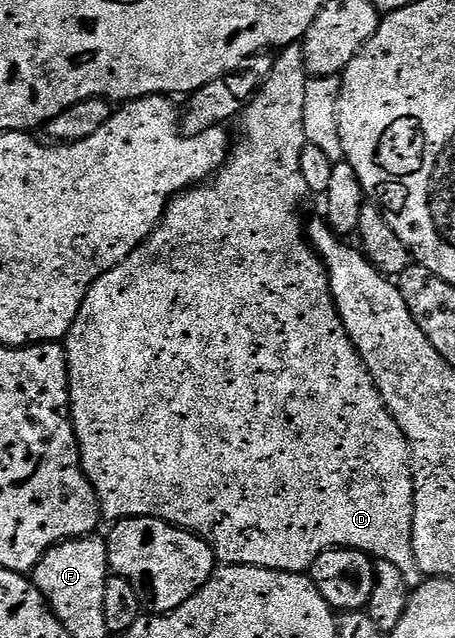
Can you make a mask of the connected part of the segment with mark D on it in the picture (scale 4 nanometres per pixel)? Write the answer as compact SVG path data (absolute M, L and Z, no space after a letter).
M294 44L294 45L291 45L291 46L287 46L287 47L284 47L284 49L282 49L282 50L281 50L281 51L280 51L280 53L278 53L278 54L281 54L281 55L279 55L279 56L278 56L278 58L276 58L276 57L274 57L274 58L273 58L273 59L272 59L272 63L273 63L273 67L272 67L272 68L271 68L271 72L270 72L270 73L269 73L269 74L268 74L268 75L267 75L267 77L265 77L265 83L264 83L264 84L263 84L263 85L262 85L262 86L261 86L261 91L260 91L260 92L259 92L259 93L257 93L257 95L256 95L256 96L254 96L254 97L253 97L253 100L252 100L252 102L250 102L250 103L249 103L249 105L248 105L248 106L246 106L246 107L245 107L245 112L244 112L244 115L243 115L243 117L242 117L242 118L241 118L241 119L240 119L240 122L241 122L241 121L242 121L242 122L241 122L241 142L242 142L242 144L243 144L243 145L245 145L245 146L241 146L241 147L239 147L239 148L238 148L238 150L237 150L237 147L236 147L236 149L234 149L234 150L233 150L233 151L232 151L232 153L230 153L230 155L229 155L229 157L228 157L228 158L226 158L226 160L225 160L225 164L224 164L224 166L222 166L222 167L221 167L221 169L220 169L220 170L218 170L218 171L217 171L217 173L216 173L216 174L214 174L214 175L213 175L213 177L212 177L212 178L210 178L210 179L208 179L208 181L206 181L206 182L205 182L205 183L204 183L204 184L202 184L202 185L200 185L200 186L195 186L195 187L192 187L192 188L190 188L190 189L188 189L188 190L185 190L185 191L184 191L184 192L182 192L182 194L178 194L178 195L177 195L177 197L176 197L176 198L174 198L174 199L173 199L173 201L172 201L172 202L170 202L170 203L169 203L169 206L168 206L168 208L166 208L166 210L165 210L165 215L163 215L163 216L162 216L162 218L161 218L161 223L160 223L160 224L159 224L159 225L157 225L157 226L156 226L156 227L155 227L155 228L154 228L154 230L153 230L153 235L152 235L152 236L151 236L151 237L149 237L149 239L148 239L148 240L147 240L147 241L145 241L145 243L144 243L144 244L142 244L142 245L141 245L141 246L140 246L140 247L139 247L139 248L135 248L135 252L131 252L131 256L127 256L127 260L123 260L123 261L122 261L122 262L121 262L121 263L120 263L120 264L119 264L119 265L117 265L117 266L116 266L116 267L115 267L115 268L111 268L111 269L110 269L110 270L108 270L108 271L107 271L107 273L106 273L106 274L104 274L104 275L103 275L103 276L99 276L99 280L95 280L95 284L91 284L91 288L90 288L90 289L89 289L89 291L88 291L88 292L87 292L87 296L86 296L86 297L85 297L85 299L84 299L84 300L83 300L83 304L82 304L82 305L81 305L81 307L80 307L80 308L79 308L79 316L75 316L75 324L74 324L74 325L73 325L73 326L72 326L72 328L71 328L71 329L70 329L70 330L69 330L69 335L67 335L67 337L65 337L65 339L64 339L64 340L63 340L63 345L64 345L64 347L65 347L65 359L66 359L66 360L67 360L67 364L68 364L68 365L69 365L69 413L70 413L70 414L72 414L72 415L73 415L73 427L74 427L74 428L75 428L75 432L76 432L76 433L77 433L77 443L78 443L78 444L79 444L79 448L80 448L80 449L81 449L81 467L82 467L82 468L83 468L83 469L85 469L85 475L87 475L87 477L89 477L89 479L90 479L90 480L91 480L91 484L92 484L92 485L93 485L93 487L94 487L94 488L95 488L95 492L96 492L96 493L97 493L97 495L98 495L98 496L99 496L99 504L100 504L100 505L101 505L101 513L102 513L102 515L104 515L104 517L105 517L105 518L106 518L106 519L109 519L109 520L120 520L120 519L122 519L122 518L162 518L162 519L163 519L163 521L165 521L165 522L169 522L169 523L171 523L171 524L172 524L172 526L180 526L180 527L181 527L181 529L183 529L183 530L192 530L192 531L193 531L193 533L194 533L194 534L198 534L198 536L200 536L200 537L201 537L201 538L202 538L202 540L204 540L204 542L206 542L206 543L207 543L207 544L208 544L208 546L209 546L209 547L210 547L210 548L212 548L212 549L213 549L213 557L214 557L214 559L216 559L216 561L217 561L217 562L218 562L218 563L221 563L221 564L224 564L224 565L227 565L227 566L258 566L258 567L259 567L259 568L271 568L271 569L272 569L272 570L282 570L282 571L283 571L283 572L295 572L295 573L296 573L296 574L304 574L304 573L306 573L306 572L308 572L308 570L309 570L309 569L310 569L310 568L311 568L311 564L315 564L315 556L319 556L319 555L320 555L320 554L322 554L322 553L323 553L323 552L327 552L327 551L328 551L328 550L330 550L330 549L331 549L331 548L332 548L332 546L346 546L346 547L347 547L347 548L355 548L355 549L356 549L356 550L362 550L362 551L363 551L363 553L364 553L364 554L367 554L367 555L370 555L370 556L372 556L372 557L373 557L373 558L374 558L374 559L376 559L376 561L377 561L377 562L390 562L390 563L391 563L391 564L395 564L395 568L399 568L399 572L403 572L403 580L404 580L404 581L405 581L405 583L407 583L407 585L408 585L408 586L409 586L409 589L410 589L410 591L412 591L412 590L414 590L414 589L415 589L415 588L419 588L419 587L420 587L420 586L421 586L421 584L422 584L422 581L423 581L423 575L422 575L422 572L421 572L421 569L420 569L420 568L419 568L419 564L418 564L418 563L417 563L417 561L416 561L416 560L415 560L415 548L414 548L414 547L413 547L413 458L412 458L412 456L410 456L410 455L409 455L409 445L408 445L408 444L407 444L407 440L406 440L406 439L405 439L405 437L404 437L404 436L403 436L403 432L402 432L402 431L401 431L401 429L400 429L400 428L399 428L399 424L395 424L395 420L394 420L394 419L393 419L393 417L392 417L392 416L391 416L391 412L390 412L390 411L389 411L389 410L388 410L388 408L387 408L387 407L385 407L385 401L384 401L384 400L383 400L383 399L381 399L381 397L380 397L380 396L379 396L379 392L378 392L378 391L377 391L377 389L376 389L376 388L375 388L375 384L374 384L374 383L373 383L373 381L372 381L372 380L371 380L371 376L370 376L370 375L369 375L369 373L368 373L368 372L367 372L367 368L366 368L366 367L365 367L365 365L364 365L364 364L363 364L363 360L362 360L362 359L361 359L361 357L360 357L360 356L359 356L359 352L358 352L358 351L357 351L357 349L356 349L356 348L355 348L355 344L354 344L354 343L353 343L353 341L352 341L352 340L351 340L351 336L347 336L347 328L346 328L346 327L345 327L345 325L344 325L344 324L343 324L343 320L342 320L342 319L341 319L341 316L340 316L340 314L339 314L339 312L338 312L338 311L337 311L337 304L336 304L336 302L335 302L335 300L334 300L334 299L333 299L333 293L332 293L332 292L331 292L331 288L330 288L330 287L329 287L329 273L328 273L328 272L326 272L326 271L325 271L325 266L324 266L324 265L323 265L323 263L321 263L321 257L319 257L319 255L317 255L317 251L316 251L316 250L314 250L314 249L313 249L313 247L312 247L312 245L311 245L311 243L310 243L310 241L309 241L309 239L308 239L308 237L307 237L307 226L306 226L306 223L305 223L305 222L304 222L304 221L303 221L303 222L302 222L302 223L301 223L301 205L303 205L303 204L304 204L304 202L305 202L305 198L306 198L306 199L308 199L308 198L309 198L309 197L310 197L310 192L309 192L309 189L308 189L308 188L307 188L307 184L306 184L306 183L305 183L305 181L304 181L304 180L303 180L303 172L299 172L299 156L300 156L300 155L301 155L301 153L302 153L302 152L303 152L303 148L304 148L304 147L305 147L305 145L306 145L306 144L307 144L307 143L306 143L306 140L305 140L305 136L304 136L304 130L303 130L303 102L304 102L304 100L305 100L305 99L306 99L306 89L307 89L307 84L308 84L308 82L309 82L309 79L310 79L310 77L311 77L311 75L310 75L310 73L309 73L309 71L308 71L308 70L306 70L306 69L305 69L305 51L304 51L304 49L302 49L302 47L301 47L301 46L300 46L300 45L297 45L297 44Z

